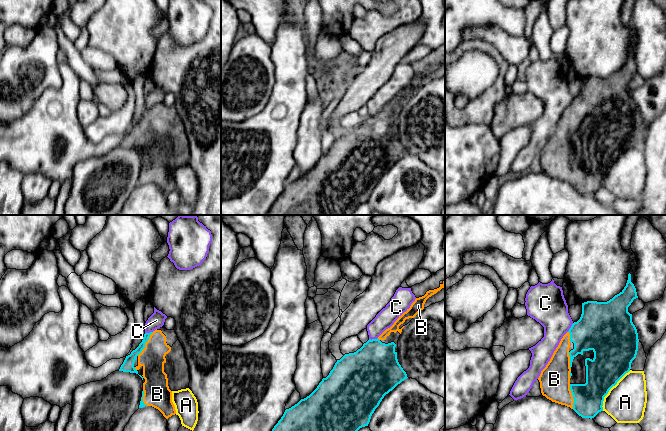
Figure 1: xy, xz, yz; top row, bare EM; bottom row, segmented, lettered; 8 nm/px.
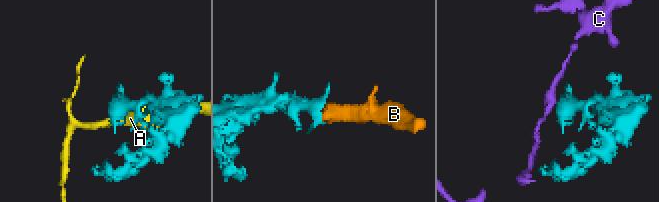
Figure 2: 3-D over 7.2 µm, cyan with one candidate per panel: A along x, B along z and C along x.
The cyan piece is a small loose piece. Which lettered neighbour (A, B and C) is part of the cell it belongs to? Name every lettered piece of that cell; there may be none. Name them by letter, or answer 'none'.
B

